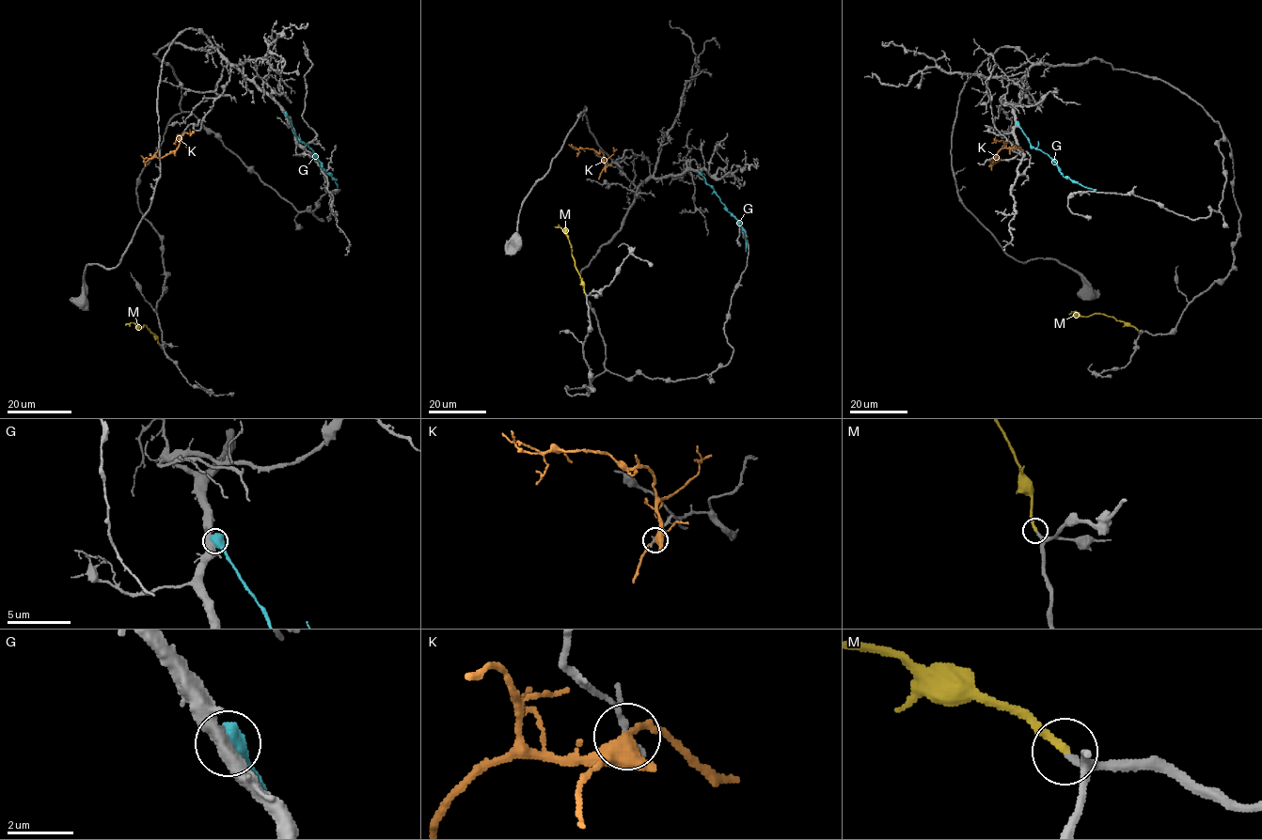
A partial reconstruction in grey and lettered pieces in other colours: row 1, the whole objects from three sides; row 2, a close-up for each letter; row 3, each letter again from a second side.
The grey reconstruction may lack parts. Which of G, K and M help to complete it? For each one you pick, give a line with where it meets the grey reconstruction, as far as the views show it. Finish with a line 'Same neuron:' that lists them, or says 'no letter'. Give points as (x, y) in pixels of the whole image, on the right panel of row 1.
M: (1138, 330)
Same neuron: M

